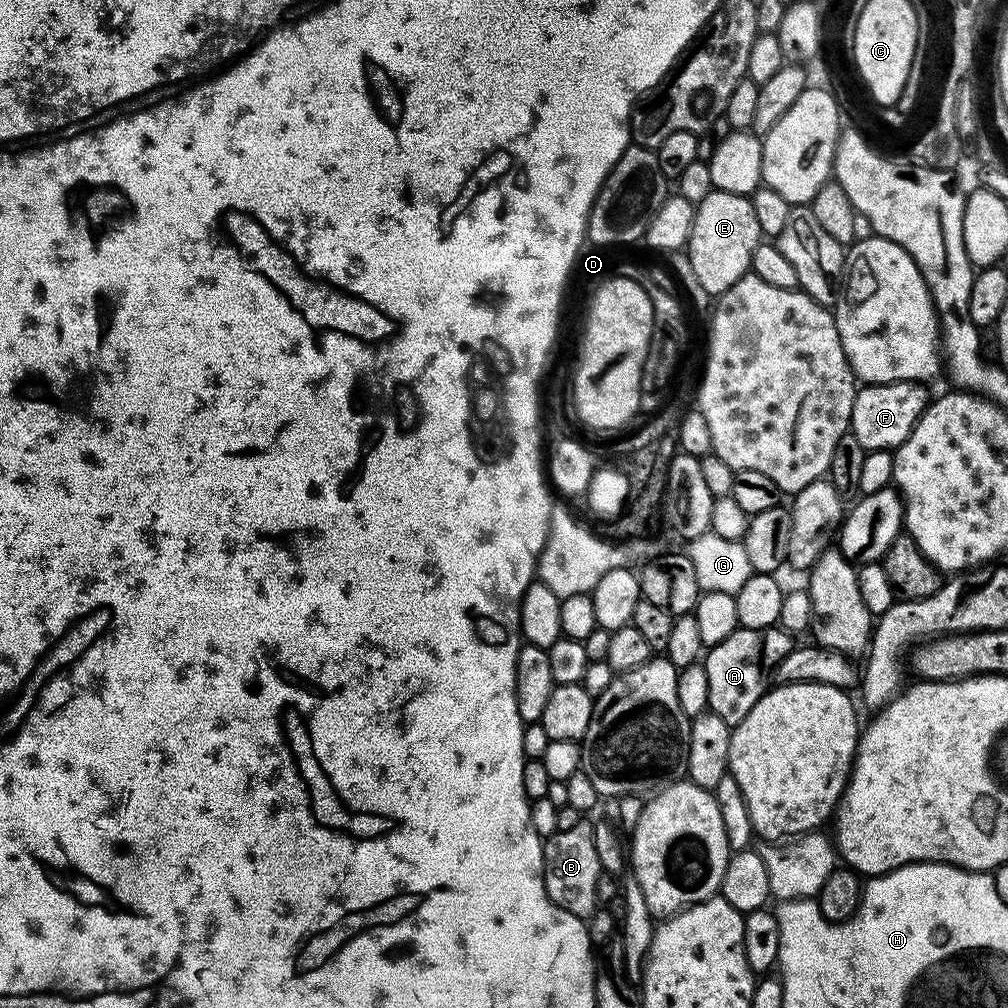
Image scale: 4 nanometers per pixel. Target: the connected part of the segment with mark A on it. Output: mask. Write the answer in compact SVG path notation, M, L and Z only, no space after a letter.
M773 626L761 635L755 628L737 627L736 631L730 633L722 642L711 645L707 649L708 657L702 660L706 670L706 686L708 687L708 708L722 722L730 726L735 726L750 714L750 710L764 695L766 685L764 685L764 672L760 669L760 659L764 656L764 644L769 649L764 658L772 664L779 665L780 659L787 652L792 651L794 641L784 632L779 632L779 627Z

